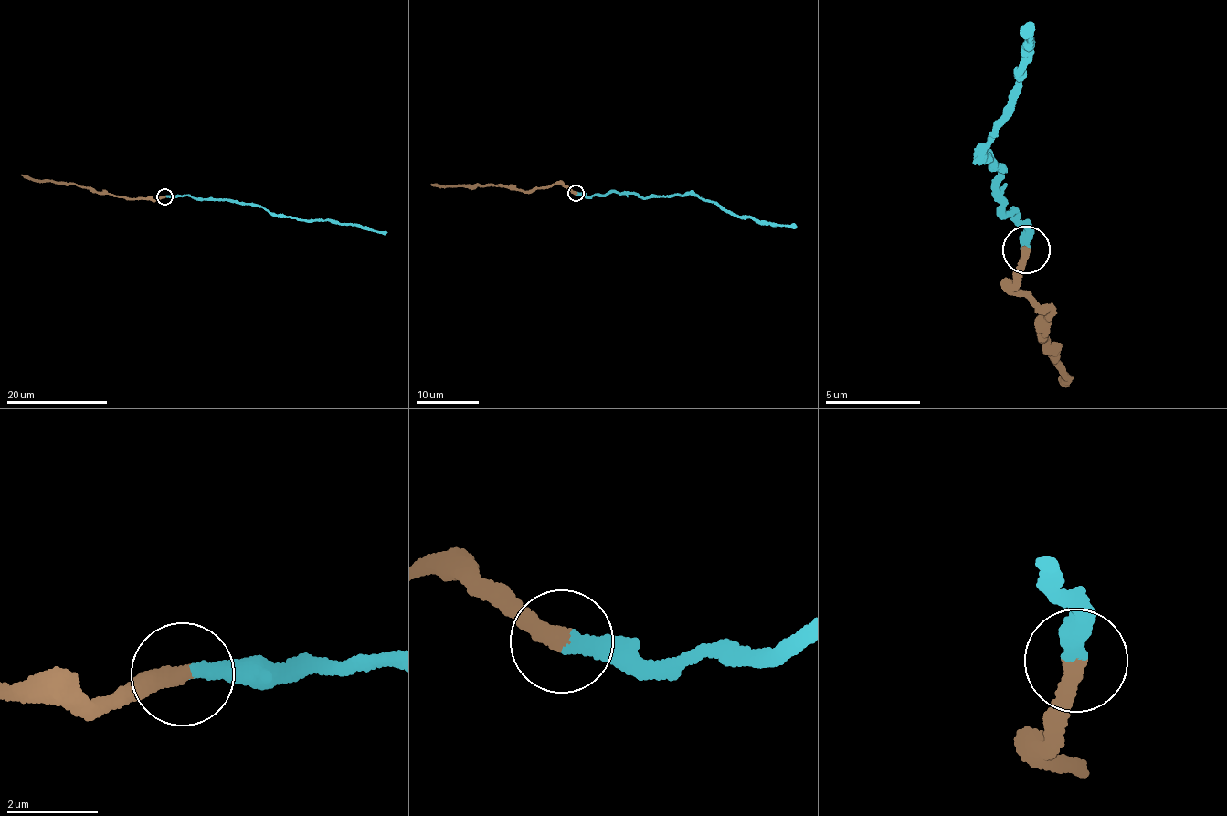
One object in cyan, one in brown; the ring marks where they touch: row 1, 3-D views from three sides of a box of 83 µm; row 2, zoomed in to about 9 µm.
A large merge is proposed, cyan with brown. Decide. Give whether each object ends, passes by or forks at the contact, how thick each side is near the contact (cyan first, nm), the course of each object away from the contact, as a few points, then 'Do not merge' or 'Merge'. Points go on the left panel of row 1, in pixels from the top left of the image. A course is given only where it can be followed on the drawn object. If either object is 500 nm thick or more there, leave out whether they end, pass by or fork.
At the ring cyan ends. At the ring brown ends. Thickness 320 nm (cyan) against 440 nm. Course of cyan: (164, 196), (188, 195), (206, 200), (237, 200), (257, 204), (272, 213), (302, 219), (357, 224), (386, 232). Course of brown: (164, 196), (127, 200), (72, 183), (37, 181), (21, 174). Merge

